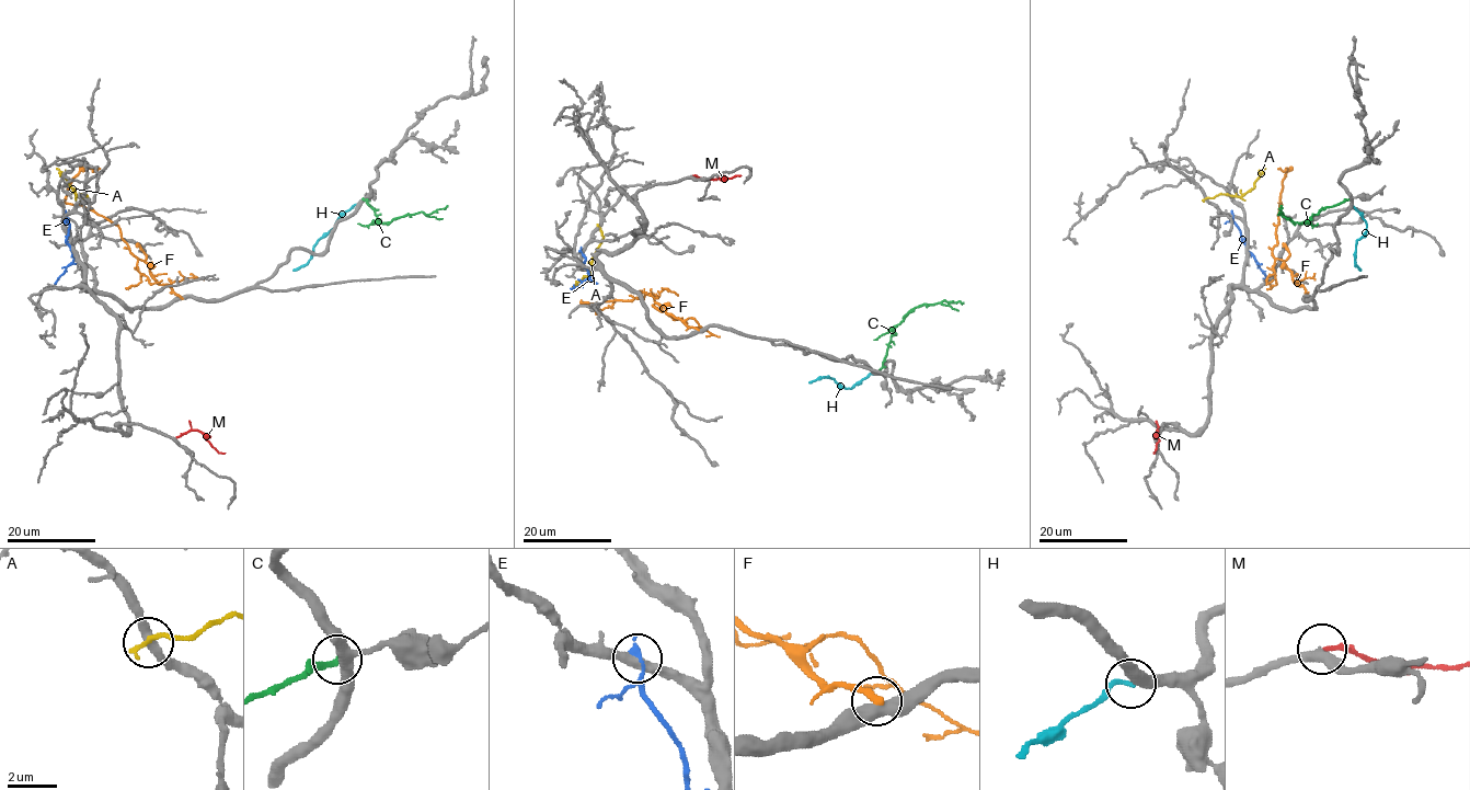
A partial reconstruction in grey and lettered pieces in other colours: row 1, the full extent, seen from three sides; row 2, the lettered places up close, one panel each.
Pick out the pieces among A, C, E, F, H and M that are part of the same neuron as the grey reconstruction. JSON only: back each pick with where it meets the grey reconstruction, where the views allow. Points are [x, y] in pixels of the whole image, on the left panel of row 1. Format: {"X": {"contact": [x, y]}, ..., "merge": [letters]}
{"M": {"contact": [175, 437]}, "merge": ["M"]}

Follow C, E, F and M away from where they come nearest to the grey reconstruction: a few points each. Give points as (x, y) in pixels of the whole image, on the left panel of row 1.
C: (363, 198), (378, 220), (390, 222), (408, 214), (431, 214), (448, 205)
E: (66, 215), (70, 227), (66, 242), (73, 260), (54, 284)
F: (181, 298), (160, 285), (130, 250), (116, 225), (65, 202), (71, 181), (81, 171), (100, 169)
M: (175, 437), (199, 431), (219, 453), (225, 453)

